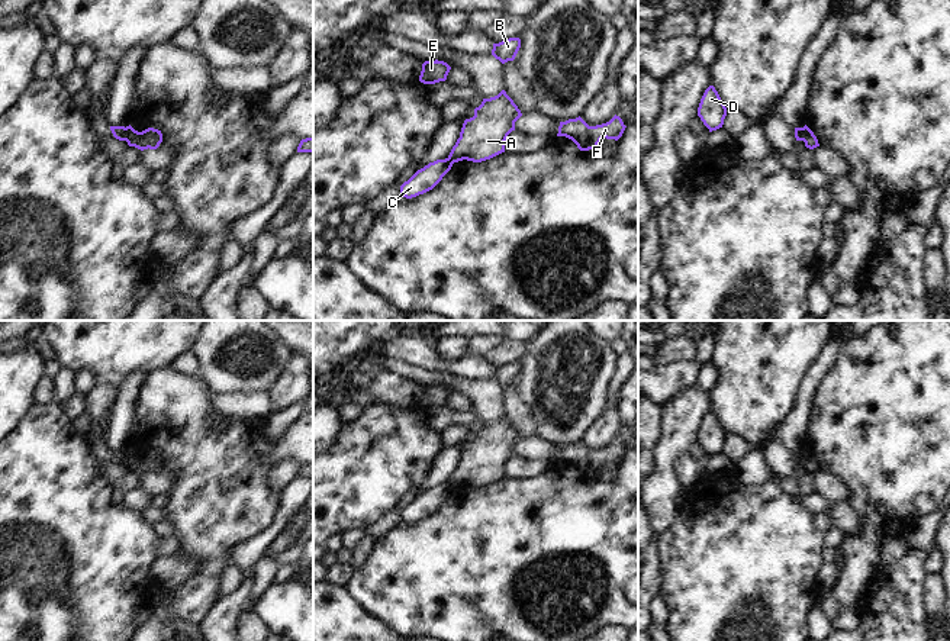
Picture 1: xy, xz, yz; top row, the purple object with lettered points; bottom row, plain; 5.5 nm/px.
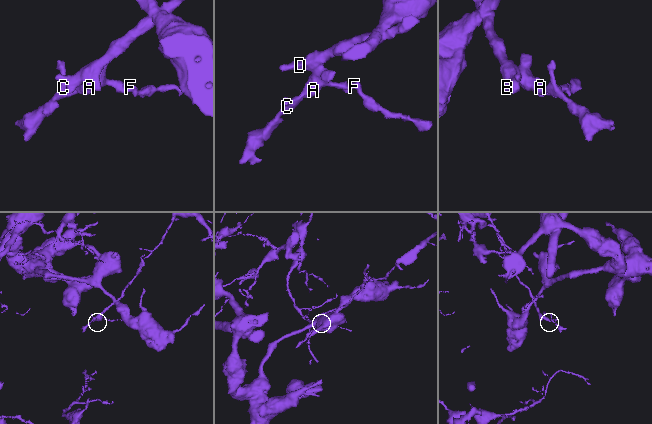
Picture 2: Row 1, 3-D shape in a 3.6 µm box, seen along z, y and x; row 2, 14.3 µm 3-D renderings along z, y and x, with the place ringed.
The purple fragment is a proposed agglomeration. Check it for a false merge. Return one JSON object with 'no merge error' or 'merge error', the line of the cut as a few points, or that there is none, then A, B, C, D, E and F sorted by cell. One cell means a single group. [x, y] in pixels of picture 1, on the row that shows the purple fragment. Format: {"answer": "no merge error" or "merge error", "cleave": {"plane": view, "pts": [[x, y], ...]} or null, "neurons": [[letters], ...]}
{"answer": "merge error", "cleave": {"plane": "xy", "pts": [[126, 128], [124, 139]]}, "neurons": [["A", "B", "D", "E", "F"], ["C"]]}

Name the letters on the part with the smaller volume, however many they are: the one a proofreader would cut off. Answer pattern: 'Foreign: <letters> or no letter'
Foreign: C

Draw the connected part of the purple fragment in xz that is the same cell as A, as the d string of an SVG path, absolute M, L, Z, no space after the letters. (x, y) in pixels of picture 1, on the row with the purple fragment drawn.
M505 90L483 99L474 109L474 116L464 120L448 160L482 162L505 152L505 141L515 131L515 122L521 116L521 110Z

